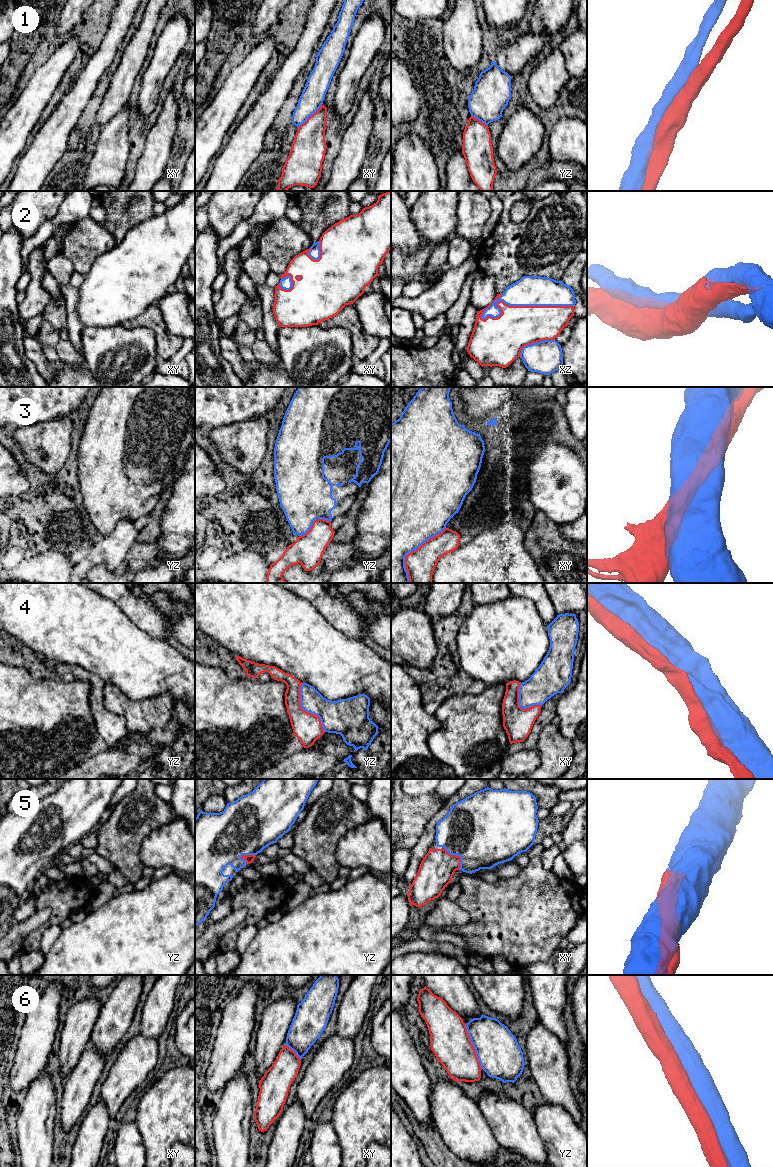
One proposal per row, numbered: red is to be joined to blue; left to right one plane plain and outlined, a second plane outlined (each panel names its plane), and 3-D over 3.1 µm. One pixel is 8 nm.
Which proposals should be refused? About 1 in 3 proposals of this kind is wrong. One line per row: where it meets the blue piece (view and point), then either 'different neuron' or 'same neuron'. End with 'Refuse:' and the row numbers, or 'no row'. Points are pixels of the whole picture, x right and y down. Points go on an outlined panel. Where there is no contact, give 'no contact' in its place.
1: meets blue in xy at (310, 115); different neuron
2: meets blue in xz at (519, 305); same neuron
3: meets blue in xy at (412, 550); same neuron
4: meets blue in yz at (305, 710); same neuron
5: meets blue in xy at (458, 855); same neuron
6: meets blue in yz at (473, 1046); different neuron
Refuse: 1, 6

